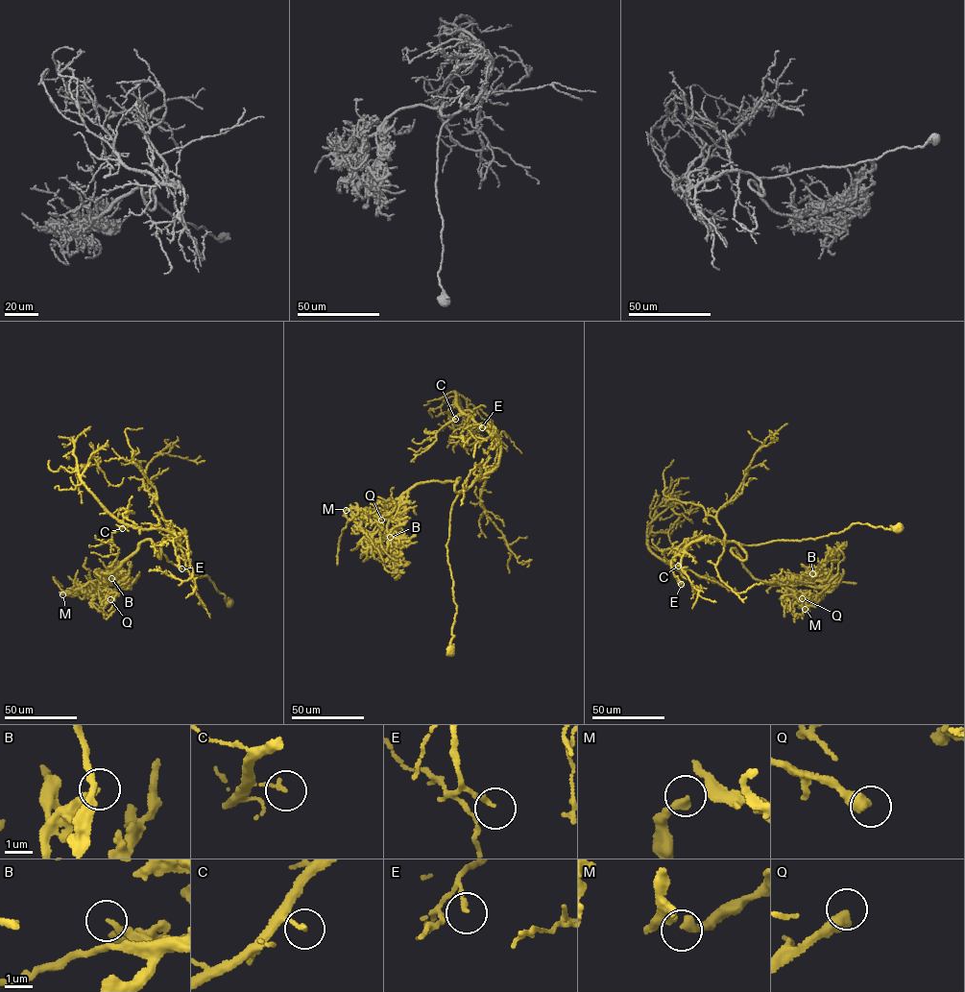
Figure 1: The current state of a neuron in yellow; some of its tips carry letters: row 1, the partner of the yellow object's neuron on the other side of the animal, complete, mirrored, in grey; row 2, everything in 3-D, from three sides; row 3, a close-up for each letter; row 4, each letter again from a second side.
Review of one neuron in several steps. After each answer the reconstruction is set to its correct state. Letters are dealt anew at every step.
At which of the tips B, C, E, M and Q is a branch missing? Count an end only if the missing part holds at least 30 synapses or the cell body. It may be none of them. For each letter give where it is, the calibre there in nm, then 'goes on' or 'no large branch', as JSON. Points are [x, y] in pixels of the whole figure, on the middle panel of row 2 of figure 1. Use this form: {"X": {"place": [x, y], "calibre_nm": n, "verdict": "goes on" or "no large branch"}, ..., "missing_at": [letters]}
{"B": {"place": [390, 537], "calibre_nm": 200, "verdict": "no large branch"}, "C": {"place": [455, 419], "calibre_nm": 150, "verdict": "no large branch"}, "E": {"place": [482, 427], "calibre_nm": 150, "verdict": "no large branch"}, "M": {"place": [346, 510], "calibre_nm": 180, "verdict": "no large branch"}, "Q": {"place": [381, 520], "calibre_nm": 500, "verdict": "no large branch"}, "missing_at": []}

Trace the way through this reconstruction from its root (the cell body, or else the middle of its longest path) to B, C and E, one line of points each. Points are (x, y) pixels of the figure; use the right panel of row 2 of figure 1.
B: (898, 528), (856, 522), (814, 539), (739, 544), (746, 554), (741, 560), (731, 549), (766, 583), (812, 573)
C: (898, 528), (856, 522), (814, 539), (752, 545), (706, 537), (676, 553), (669, 564), (678, 566)
E: (898, 528), (856, 522), (814, 539), (752, 545), (703, 537), (688, 544), (671, 559), (673, 574), (681, 584)

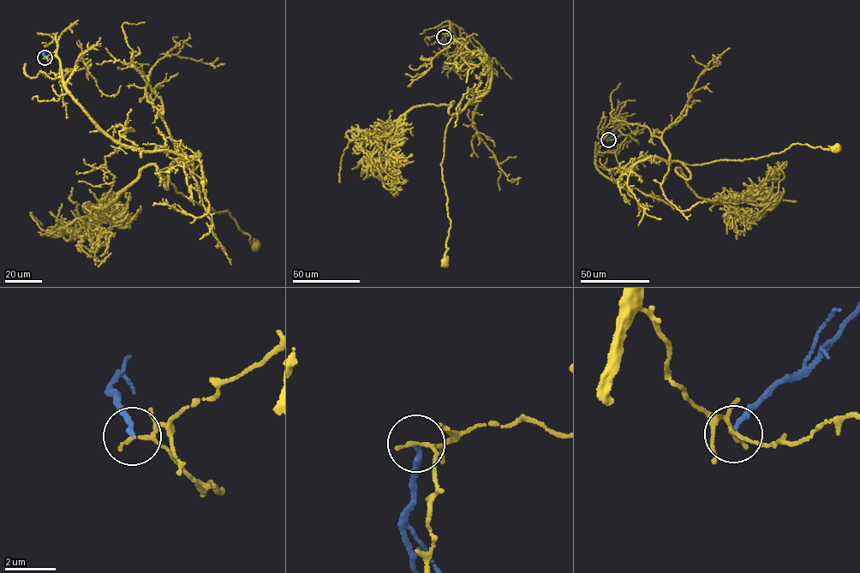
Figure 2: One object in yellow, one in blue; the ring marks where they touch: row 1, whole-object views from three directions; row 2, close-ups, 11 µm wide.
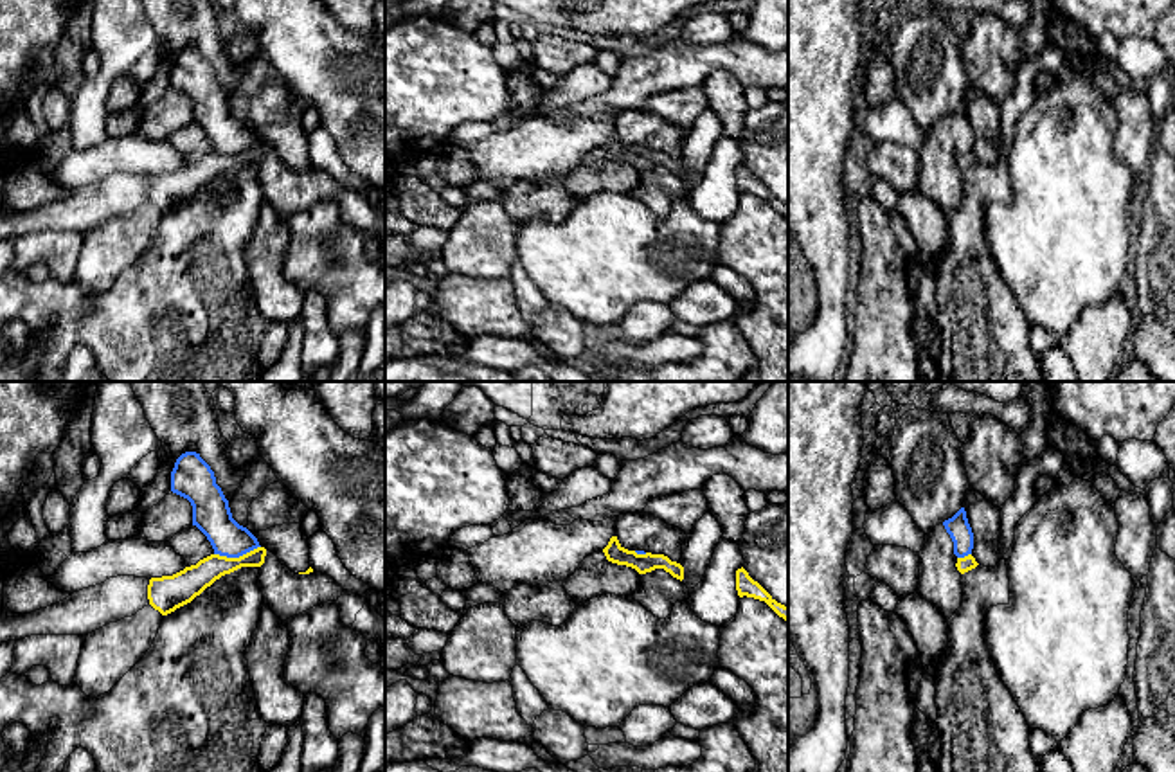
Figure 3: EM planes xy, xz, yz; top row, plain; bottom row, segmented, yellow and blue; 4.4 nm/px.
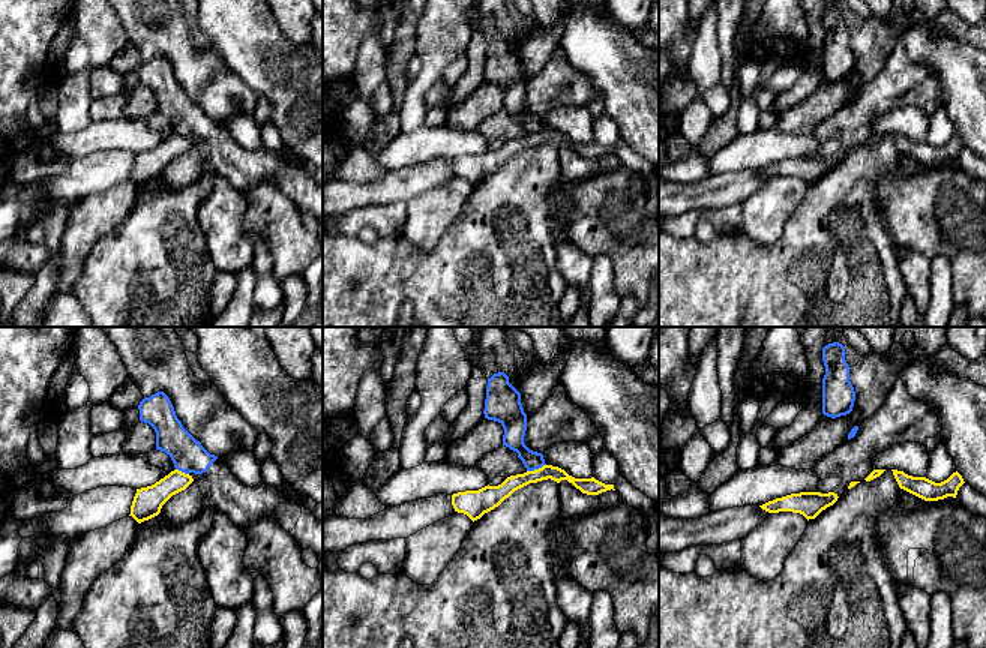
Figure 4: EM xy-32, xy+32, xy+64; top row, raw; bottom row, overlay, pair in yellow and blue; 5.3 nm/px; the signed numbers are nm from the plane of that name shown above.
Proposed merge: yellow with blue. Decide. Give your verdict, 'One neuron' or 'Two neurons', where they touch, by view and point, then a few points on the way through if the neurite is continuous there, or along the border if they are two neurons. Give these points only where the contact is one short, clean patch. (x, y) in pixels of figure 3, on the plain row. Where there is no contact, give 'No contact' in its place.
Two neurons. Touches yellow at xy (236, 155). Boundary: xy (260, 143), (238, 153), (215, 152)

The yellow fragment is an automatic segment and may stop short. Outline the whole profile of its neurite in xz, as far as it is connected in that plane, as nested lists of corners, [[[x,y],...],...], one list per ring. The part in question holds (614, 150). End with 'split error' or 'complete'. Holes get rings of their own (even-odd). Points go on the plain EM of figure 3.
[[[612,133],[608,142],[603,146],[605,153],[608,158],[617,160],[617,162],[626,162],[635,166],[639,171],[651,169],[655,166],[664,166],[677,176],[684,176],[684,164],[677,158],[671,158],[664,151],[637,151],[635,148],[624,146],[617,133]]]; complete

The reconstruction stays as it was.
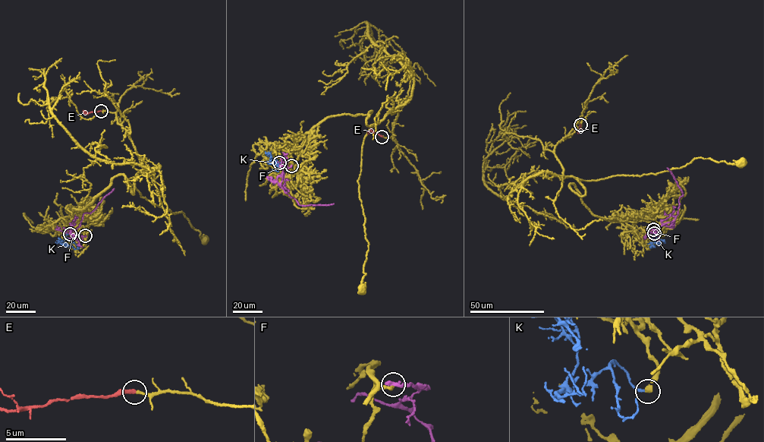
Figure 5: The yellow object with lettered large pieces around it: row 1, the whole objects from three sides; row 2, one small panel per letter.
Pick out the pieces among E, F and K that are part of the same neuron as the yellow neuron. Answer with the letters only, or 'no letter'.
E

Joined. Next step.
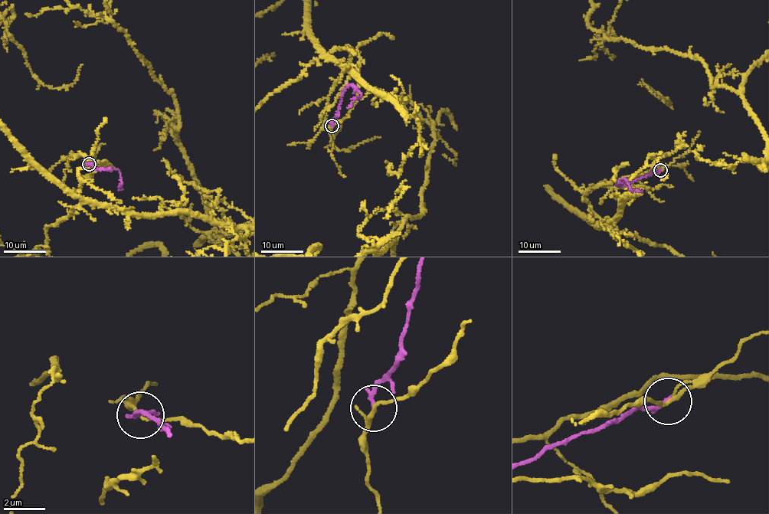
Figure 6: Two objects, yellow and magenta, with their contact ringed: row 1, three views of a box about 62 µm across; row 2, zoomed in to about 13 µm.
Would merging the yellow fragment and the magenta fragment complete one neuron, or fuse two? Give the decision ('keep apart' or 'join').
keep apart

